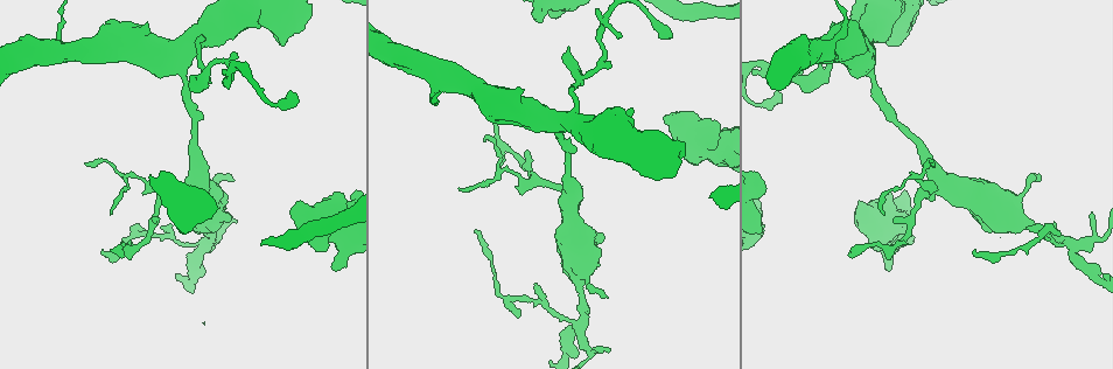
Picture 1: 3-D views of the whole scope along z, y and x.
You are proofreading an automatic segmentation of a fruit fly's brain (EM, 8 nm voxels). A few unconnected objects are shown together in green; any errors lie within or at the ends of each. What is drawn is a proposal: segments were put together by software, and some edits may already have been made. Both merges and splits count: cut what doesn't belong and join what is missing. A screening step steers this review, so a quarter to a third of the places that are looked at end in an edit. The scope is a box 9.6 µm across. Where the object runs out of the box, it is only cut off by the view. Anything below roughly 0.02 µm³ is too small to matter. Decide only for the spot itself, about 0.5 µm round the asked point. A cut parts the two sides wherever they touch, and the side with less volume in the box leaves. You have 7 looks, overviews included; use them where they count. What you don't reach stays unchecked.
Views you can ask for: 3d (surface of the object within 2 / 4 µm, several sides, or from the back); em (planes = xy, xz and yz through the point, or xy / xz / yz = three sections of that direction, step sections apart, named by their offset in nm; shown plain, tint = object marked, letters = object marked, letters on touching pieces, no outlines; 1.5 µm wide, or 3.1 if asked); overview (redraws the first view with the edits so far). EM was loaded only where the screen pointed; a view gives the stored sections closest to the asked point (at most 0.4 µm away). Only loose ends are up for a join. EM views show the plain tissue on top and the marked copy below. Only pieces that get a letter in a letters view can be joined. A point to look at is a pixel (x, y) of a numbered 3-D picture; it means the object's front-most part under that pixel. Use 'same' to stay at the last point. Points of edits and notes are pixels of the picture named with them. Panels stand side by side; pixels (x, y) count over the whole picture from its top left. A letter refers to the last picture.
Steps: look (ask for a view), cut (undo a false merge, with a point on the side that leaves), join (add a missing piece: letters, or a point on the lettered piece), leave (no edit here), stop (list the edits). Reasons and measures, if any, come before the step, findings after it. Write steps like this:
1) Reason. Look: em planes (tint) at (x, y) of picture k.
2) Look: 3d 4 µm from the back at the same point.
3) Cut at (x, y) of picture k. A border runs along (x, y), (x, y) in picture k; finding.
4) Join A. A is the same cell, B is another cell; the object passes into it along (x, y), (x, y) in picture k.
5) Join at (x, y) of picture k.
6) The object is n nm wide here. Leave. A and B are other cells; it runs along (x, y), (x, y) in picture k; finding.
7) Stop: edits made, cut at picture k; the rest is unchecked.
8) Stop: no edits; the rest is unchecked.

Free end. Look: 3d 4 µm at (332, 266) of picture 1.

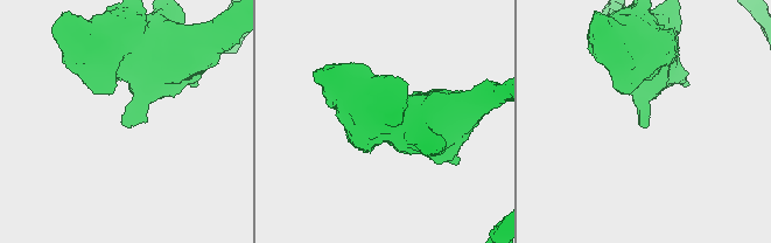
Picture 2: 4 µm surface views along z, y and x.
Look: em yz step 4 (letters) at (649, 121) of picture 2.

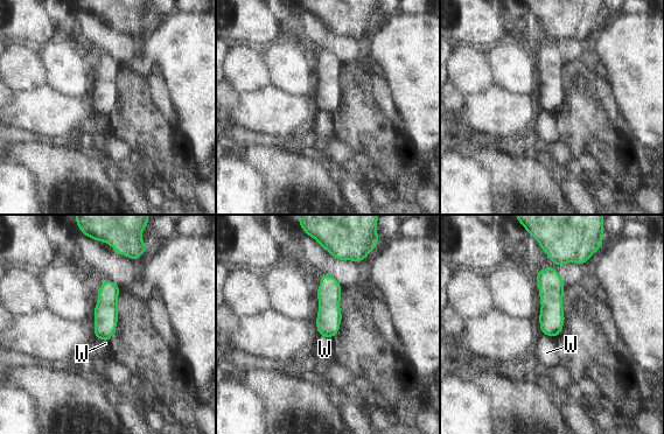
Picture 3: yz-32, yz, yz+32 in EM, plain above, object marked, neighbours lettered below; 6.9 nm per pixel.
Leave. W is another cell; a border runs along (319, 334), (332, 338) in picture 3; no lettered piece goes on from it.

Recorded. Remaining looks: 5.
Look: em xz step 8 (tint) at (781, 103) of picture 1.

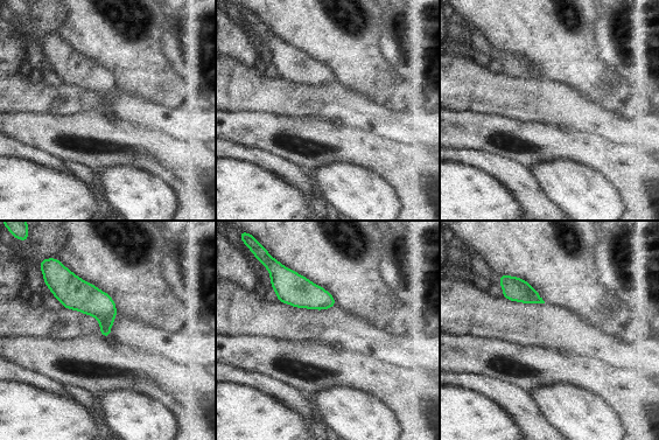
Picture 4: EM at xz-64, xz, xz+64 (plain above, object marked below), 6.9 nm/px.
Look: em planes (letters) at the same point.

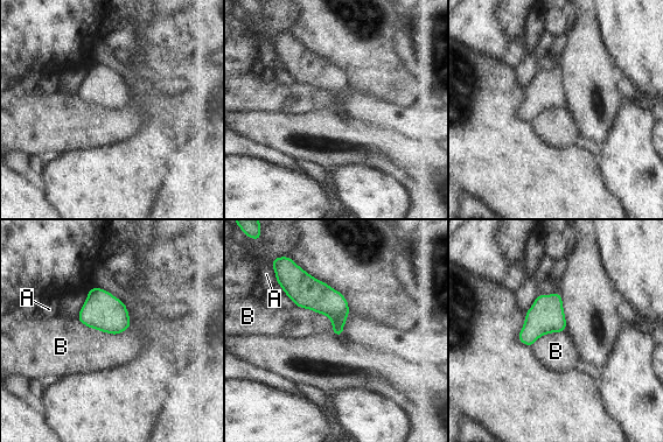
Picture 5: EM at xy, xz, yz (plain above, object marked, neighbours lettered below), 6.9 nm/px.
Leave. A and B are other cells; no lettered piece goes on from it.

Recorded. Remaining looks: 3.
Thick turns thin. Look: em xz step 8 (letters) at (554, 123) of picture 1.

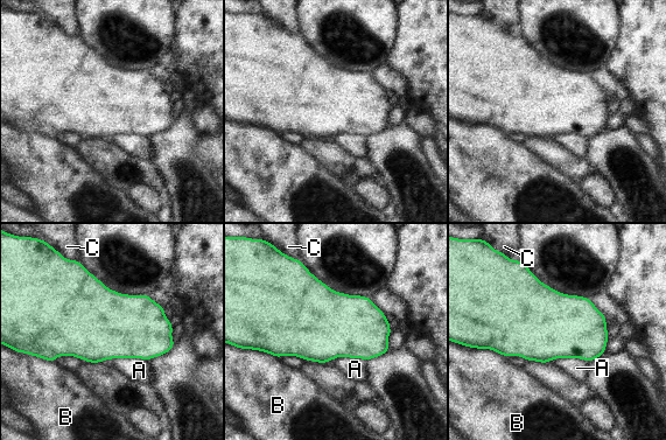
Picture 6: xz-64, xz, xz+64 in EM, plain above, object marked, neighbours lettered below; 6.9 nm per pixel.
The longest contact is with A, 280 nm. Leave. A, B and C are other cells; one neuron here.

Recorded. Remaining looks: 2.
Stop: no edits; the rest is unchecked.

